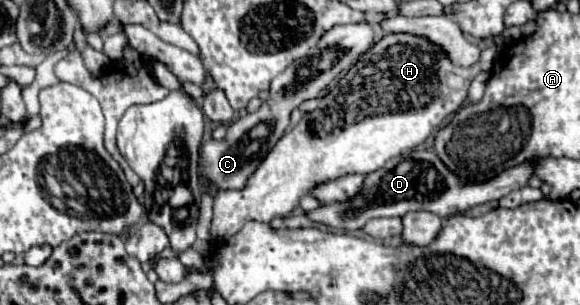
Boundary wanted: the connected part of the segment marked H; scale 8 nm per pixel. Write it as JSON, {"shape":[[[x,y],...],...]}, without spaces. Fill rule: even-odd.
{"shape":[[[384,34],[320,100],[320,106],[276,142],[242,190],[218,190],[214,194],[212,238],[226,242],[248,220],[284,218],[316,186],[348,174],[370,174],[390,158],[414,150],[442,126],[448,114],[464,104],[474,74],[470,68],[456,66],[438,44],[424,36]]]}

